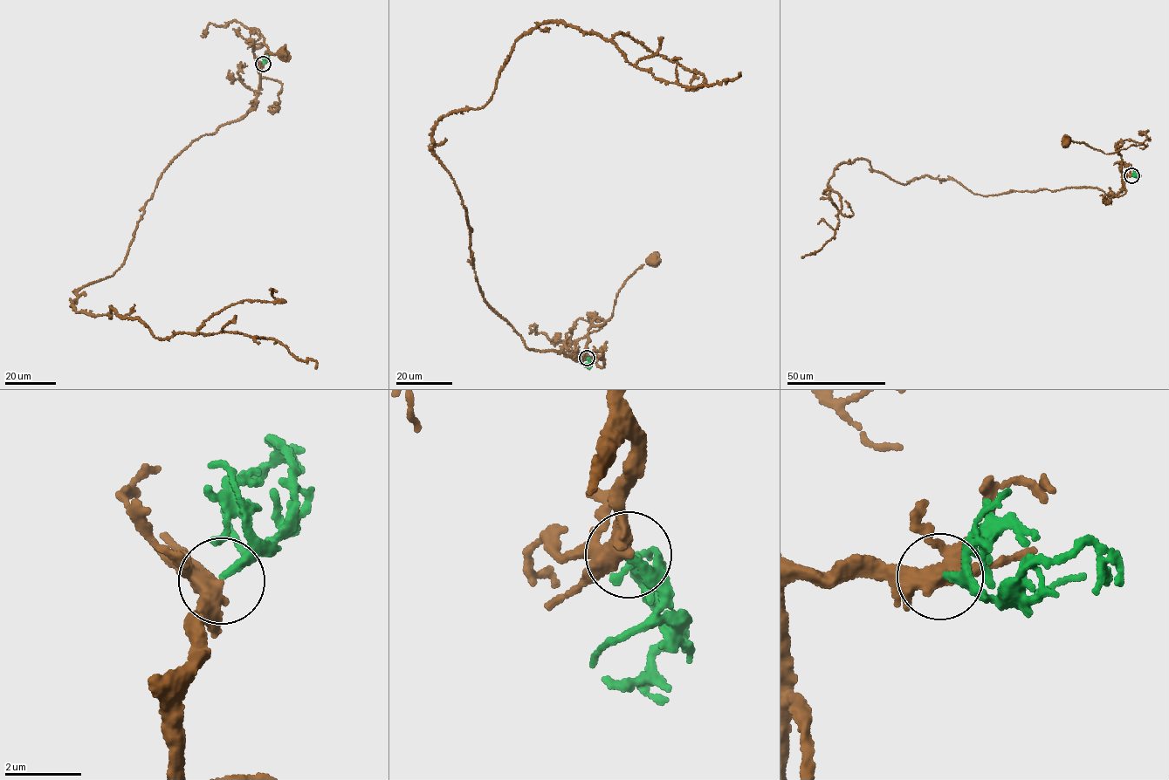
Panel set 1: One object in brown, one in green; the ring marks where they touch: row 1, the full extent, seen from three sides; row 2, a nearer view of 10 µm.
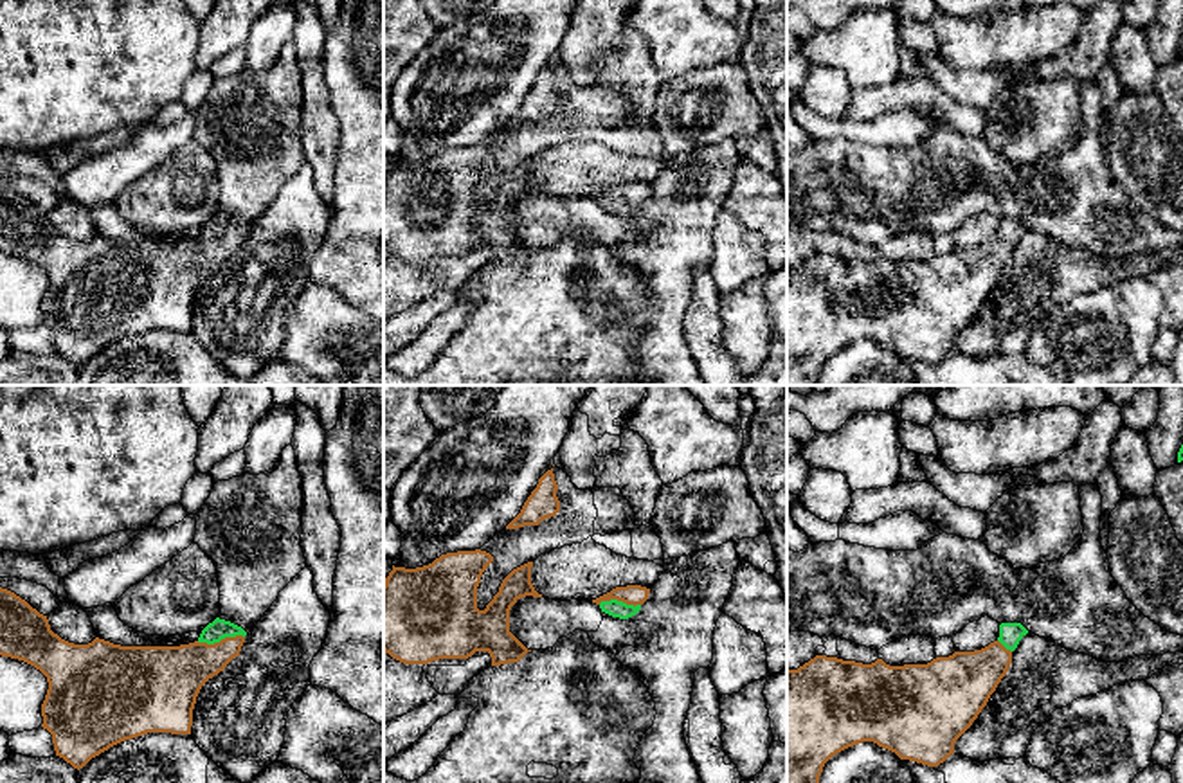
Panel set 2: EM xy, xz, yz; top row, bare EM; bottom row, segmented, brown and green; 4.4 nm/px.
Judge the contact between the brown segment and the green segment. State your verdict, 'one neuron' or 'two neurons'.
one neuron

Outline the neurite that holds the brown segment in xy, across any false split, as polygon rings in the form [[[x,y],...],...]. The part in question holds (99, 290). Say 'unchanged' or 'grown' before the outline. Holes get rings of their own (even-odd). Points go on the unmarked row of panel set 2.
grown; [[[0,184],[0,252],[23,257],[47,274],[49,286],[41,301],[41,324],[52,331],[56,353],[77,367],[124,337],[148,329],[191,331],[193,306],[202,283],[239,252],[245,232],[241,223],[216,214],[194,239],[180,243],[121,243],[99,234],[88,241],[74,241],[50,227],[47,212]]]

